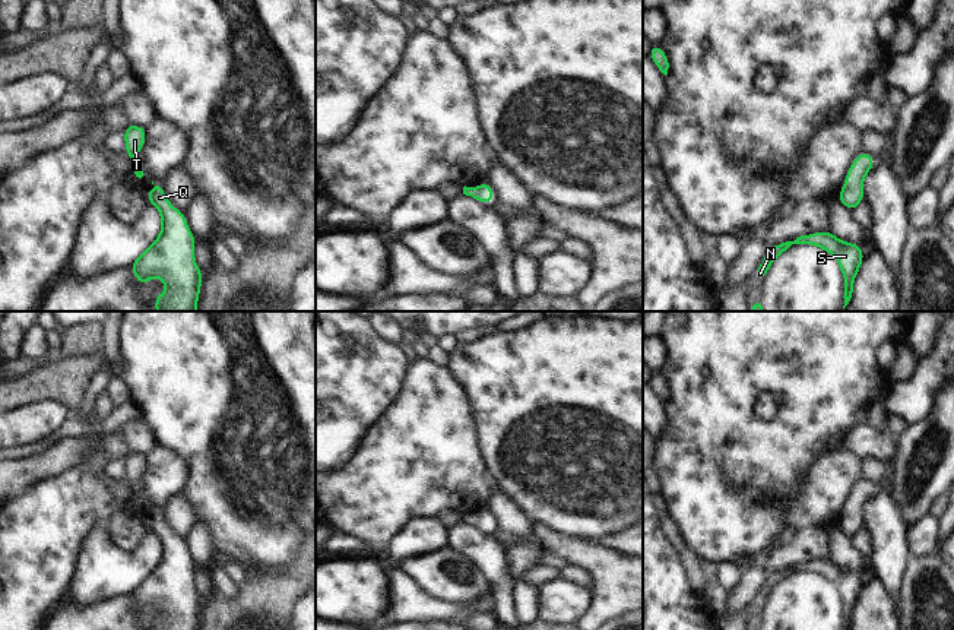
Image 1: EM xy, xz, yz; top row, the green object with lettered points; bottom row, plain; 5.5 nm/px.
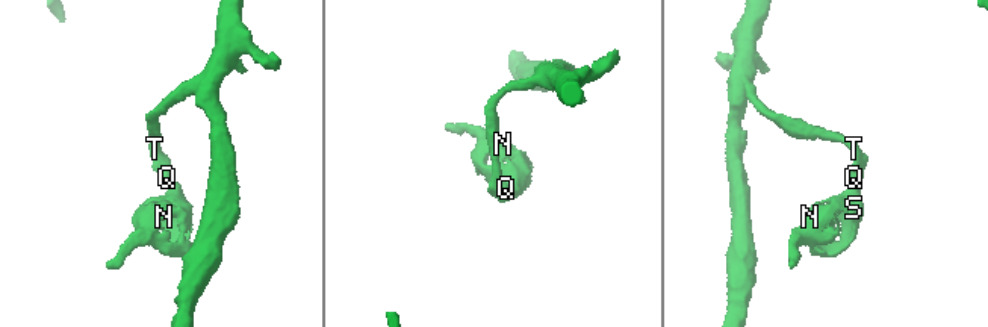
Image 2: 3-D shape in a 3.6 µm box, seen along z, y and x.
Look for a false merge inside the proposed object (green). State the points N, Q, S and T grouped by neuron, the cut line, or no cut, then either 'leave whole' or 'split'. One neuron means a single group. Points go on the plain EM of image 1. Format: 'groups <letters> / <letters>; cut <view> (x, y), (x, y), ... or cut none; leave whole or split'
groups N Q S T; cut none; leave whole

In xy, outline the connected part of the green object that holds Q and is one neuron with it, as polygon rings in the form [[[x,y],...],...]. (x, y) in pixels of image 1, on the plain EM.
[[[152,509],[146,528],[158,535],[161,560],[156,567],[129,593],[140,612],[156,602],[167,618],[155,621],[156,630],[199,630],[205,602],[194,585],[196,564],[184,539],[167,526],[162,512]]]

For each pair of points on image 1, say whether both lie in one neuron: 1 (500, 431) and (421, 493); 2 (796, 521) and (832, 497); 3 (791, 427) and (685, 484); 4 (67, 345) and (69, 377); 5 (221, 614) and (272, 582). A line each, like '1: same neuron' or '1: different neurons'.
1: different neurons
2: same neuron
3: same neuron
4: different neurons
5: same neuron

